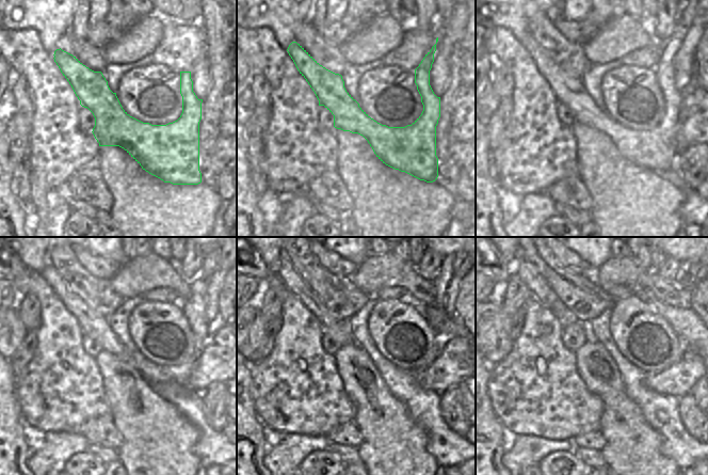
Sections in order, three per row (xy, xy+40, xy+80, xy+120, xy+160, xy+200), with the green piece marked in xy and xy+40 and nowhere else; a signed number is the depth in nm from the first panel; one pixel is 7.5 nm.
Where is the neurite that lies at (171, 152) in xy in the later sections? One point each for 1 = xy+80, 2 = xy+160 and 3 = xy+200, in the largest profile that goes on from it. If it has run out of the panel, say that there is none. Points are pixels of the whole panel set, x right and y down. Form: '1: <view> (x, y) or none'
1: xy+80 (656, 149)
2: xy+160 (286, 271)
3: xy+200 (523, 267)

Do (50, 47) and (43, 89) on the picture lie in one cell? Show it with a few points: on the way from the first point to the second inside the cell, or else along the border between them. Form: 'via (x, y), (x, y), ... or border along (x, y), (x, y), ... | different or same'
border along (36, 32), (42, 46), (52, 54) | different

